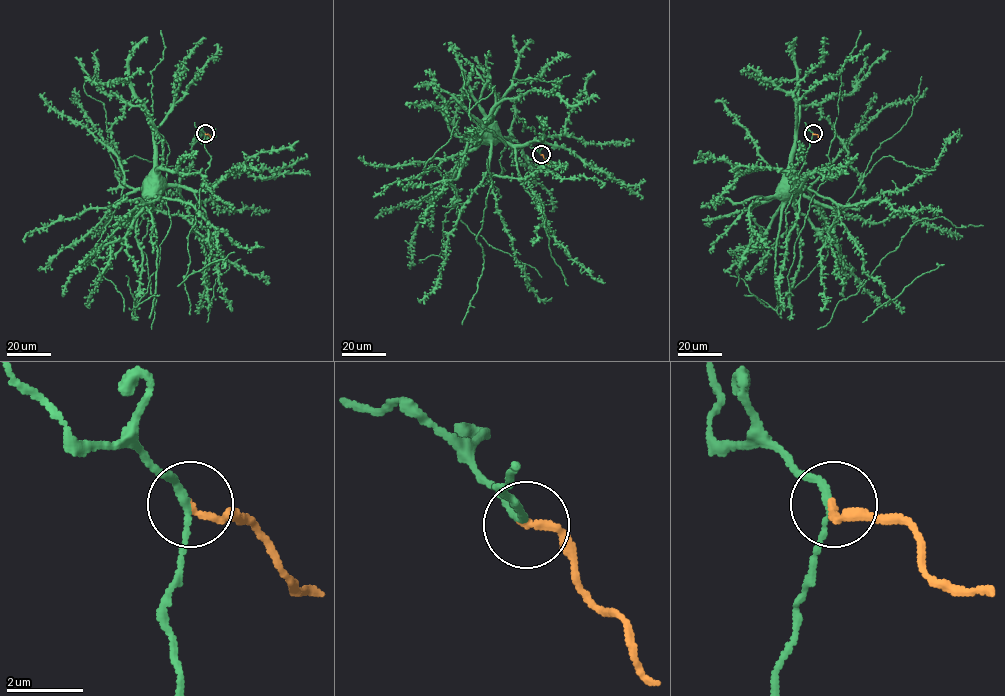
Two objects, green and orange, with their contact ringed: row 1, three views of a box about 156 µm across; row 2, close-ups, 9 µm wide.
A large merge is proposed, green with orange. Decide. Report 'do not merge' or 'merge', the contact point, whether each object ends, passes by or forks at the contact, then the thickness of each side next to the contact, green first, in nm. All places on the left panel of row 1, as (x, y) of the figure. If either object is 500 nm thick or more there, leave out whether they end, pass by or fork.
do not merge | (205, 133) | green passes by | orange ends | 180/190 nm

